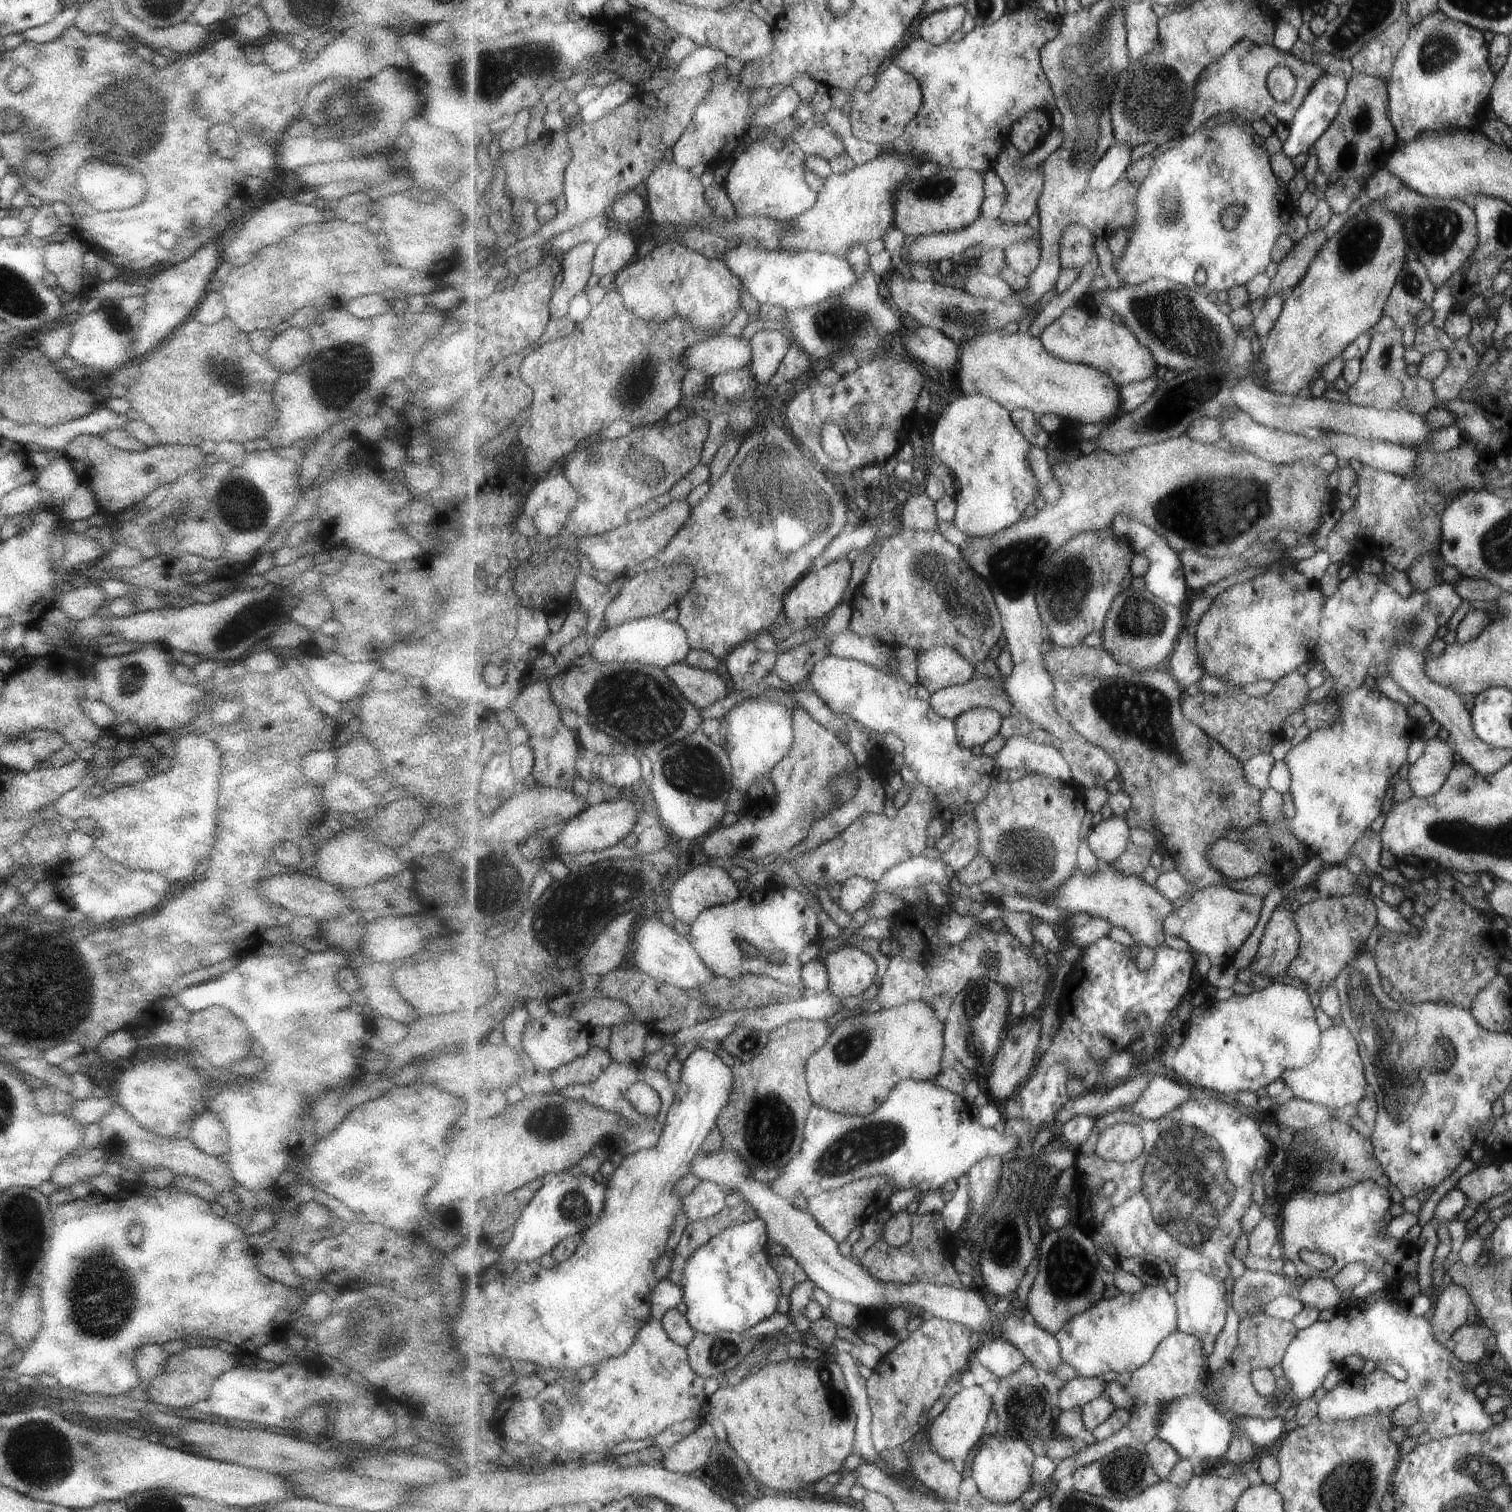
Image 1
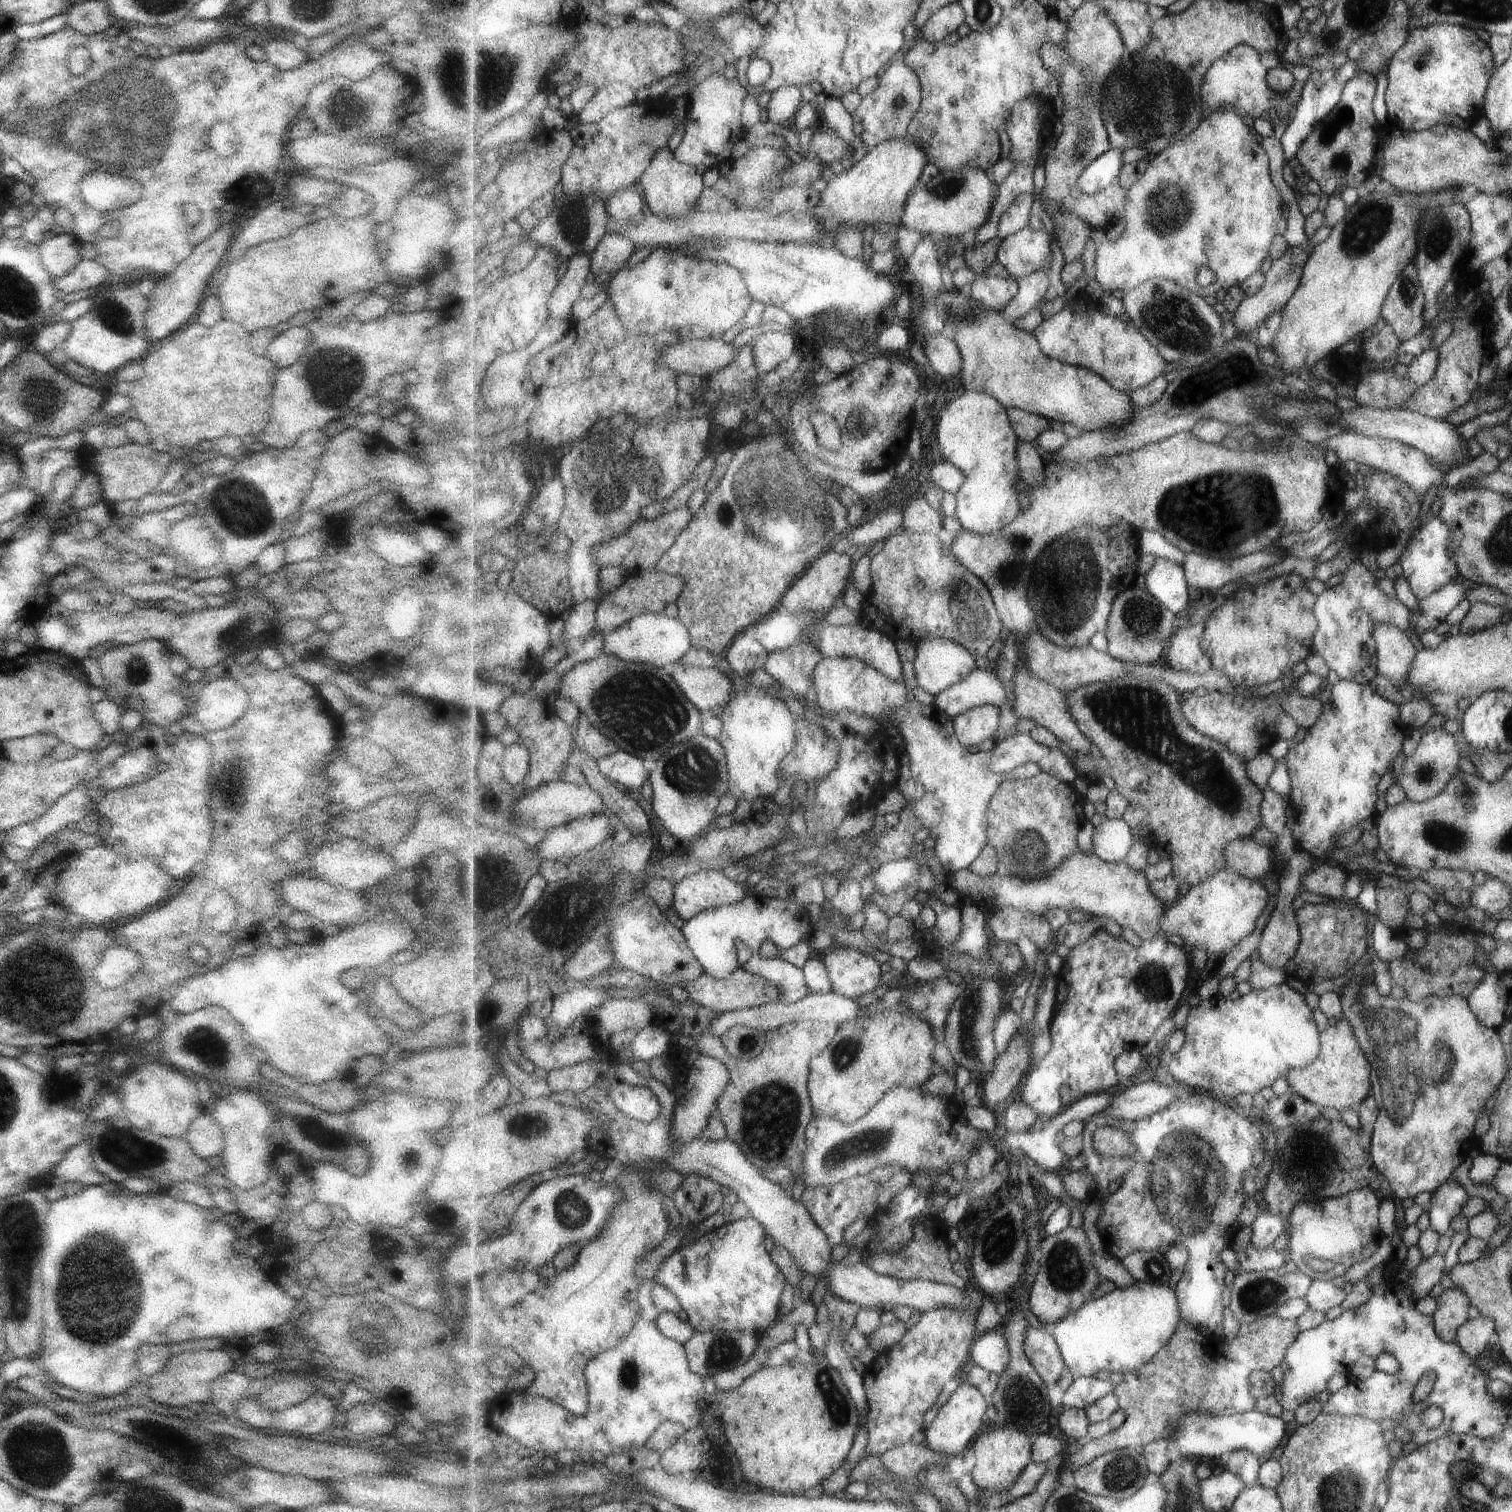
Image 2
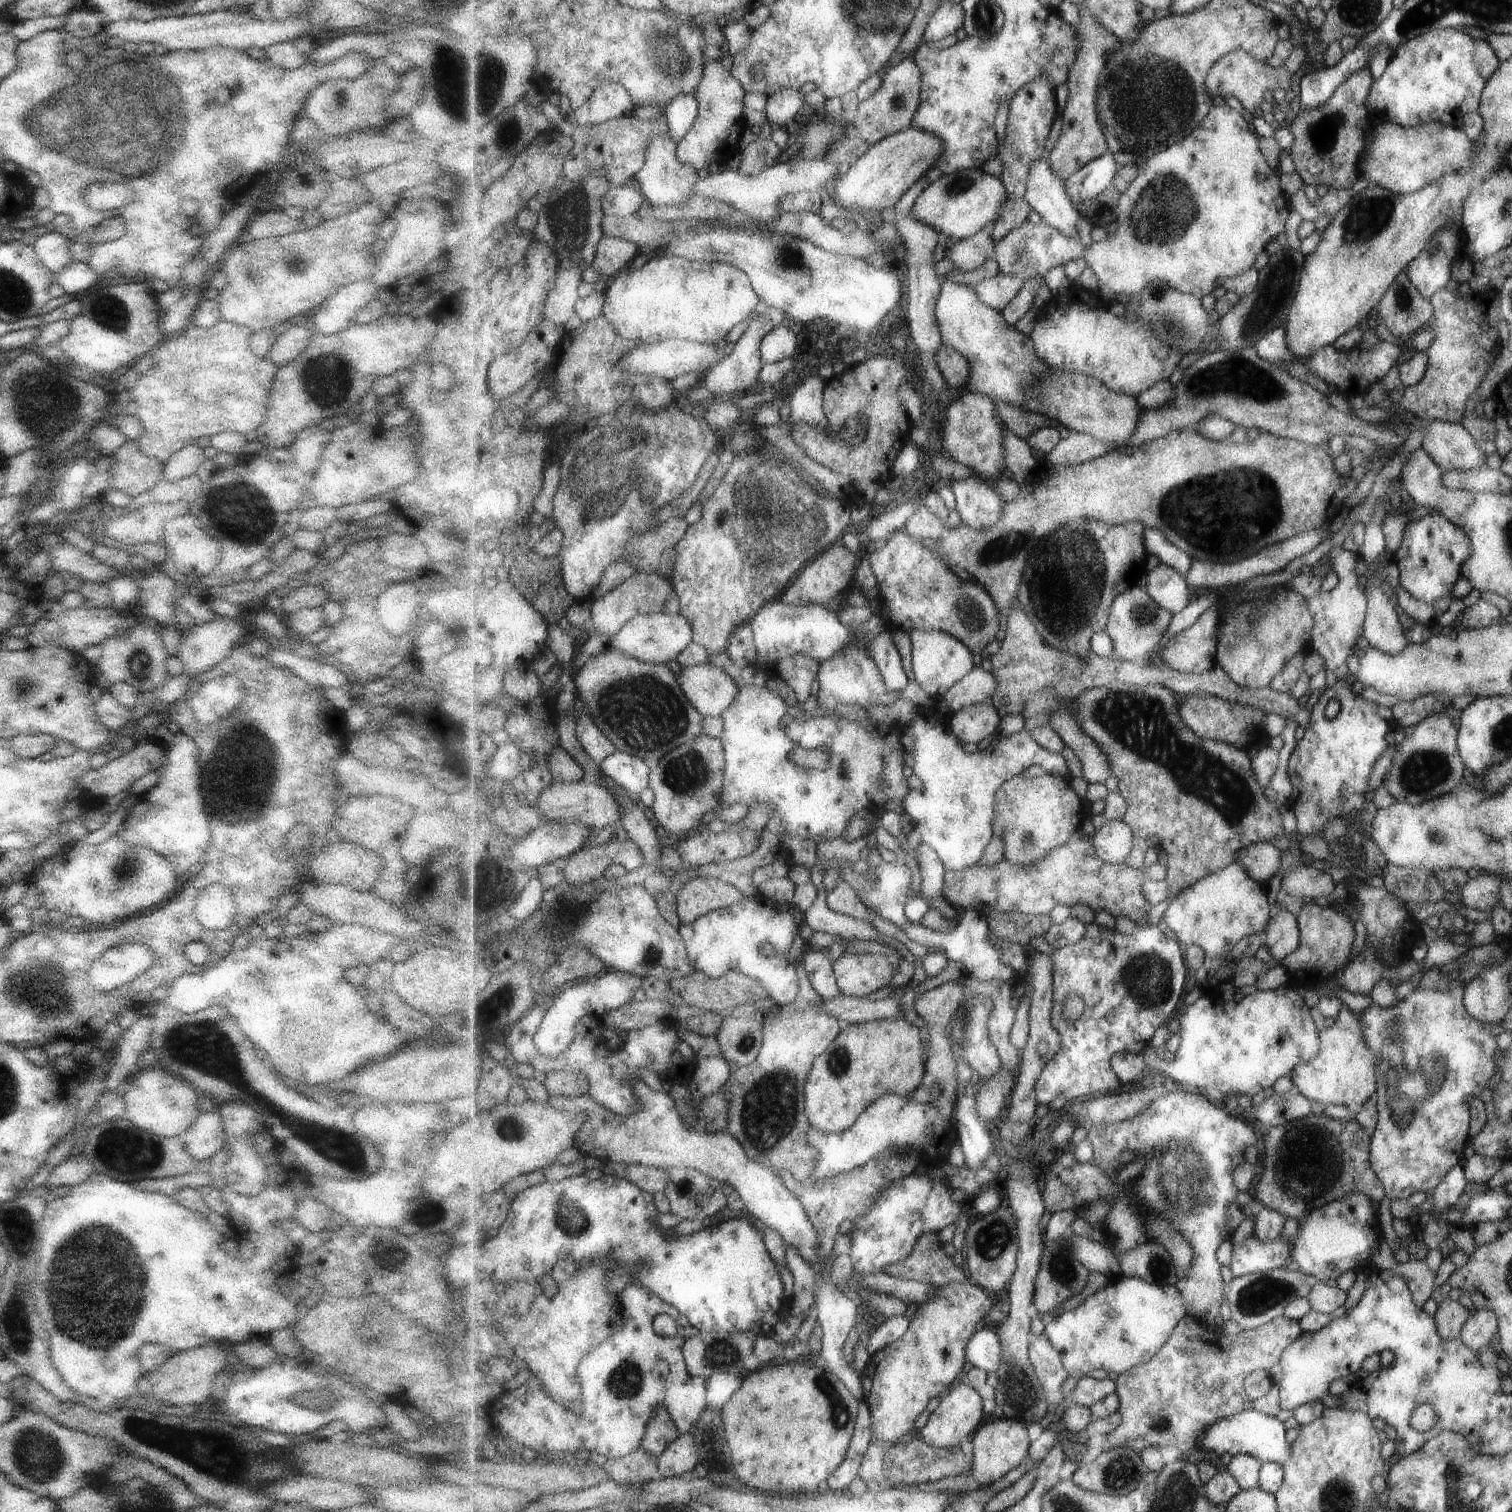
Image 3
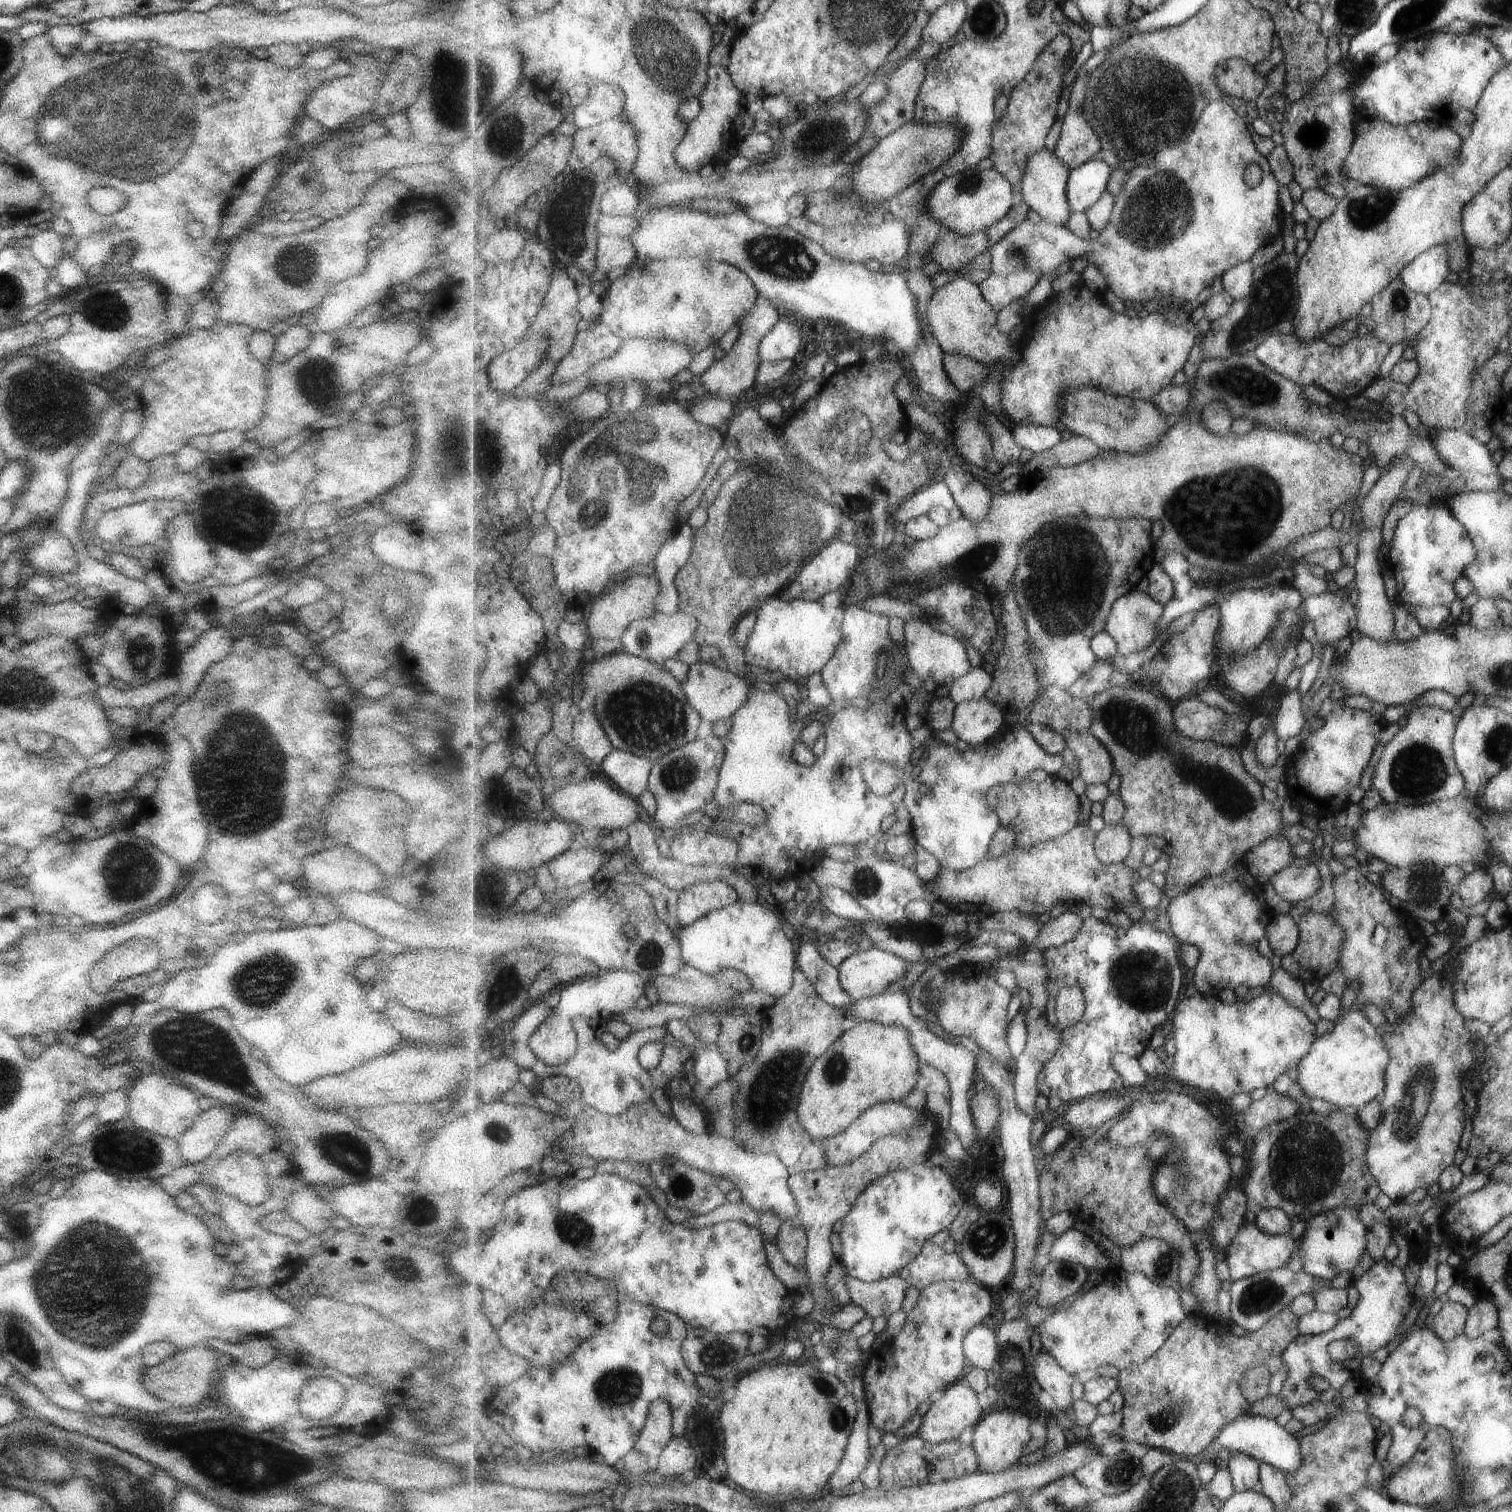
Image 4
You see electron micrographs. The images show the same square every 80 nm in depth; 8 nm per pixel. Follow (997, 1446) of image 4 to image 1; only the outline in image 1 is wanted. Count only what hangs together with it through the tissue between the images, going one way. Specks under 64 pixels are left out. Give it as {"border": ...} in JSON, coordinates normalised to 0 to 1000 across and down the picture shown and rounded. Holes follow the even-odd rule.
{"border":[[[667,948],[667,952],[661,954],[658,958],[651,956],[644,963],[644,966],[640,970],[639,974],[642,976],[648,988],[656,994],[669,994],[676,991],[678,986],[683,984],[683,972],[685,967],[685,962],[682,959],[681,953]]]}

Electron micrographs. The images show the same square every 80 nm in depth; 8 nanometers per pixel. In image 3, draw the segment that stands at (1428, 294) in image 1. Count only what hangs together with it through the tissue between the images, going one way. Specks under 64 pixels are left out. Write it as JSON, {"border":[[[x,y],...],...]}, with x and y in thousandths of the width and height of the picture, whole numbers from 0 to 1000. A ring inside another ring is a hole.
{"border":[[[926,180],[919,188],[910,201],[910,217],[915,222],[923,227],[940,217],[947,210],[946,198],[943,198]]]}

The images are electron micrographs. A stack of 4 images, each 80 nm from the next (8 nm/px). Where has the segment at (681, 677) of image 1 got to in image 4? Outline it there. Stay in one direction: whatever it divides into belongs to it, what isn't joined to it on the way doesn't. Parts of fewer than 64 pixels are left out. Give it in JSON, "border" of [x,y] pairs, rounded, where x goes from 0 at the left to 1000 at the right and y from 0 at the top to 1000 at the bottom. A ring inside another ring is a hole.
{"border":[[[462,437],[456,440],[452,450],[451,451],[456,464],[463,472],[464,476],[472,478],[479,475],[483,475],[486,471],[495,462],[495,458],[499,454],[495,454],[493,448],[487,446],[482,443],[476,443],[473,439]]]}

